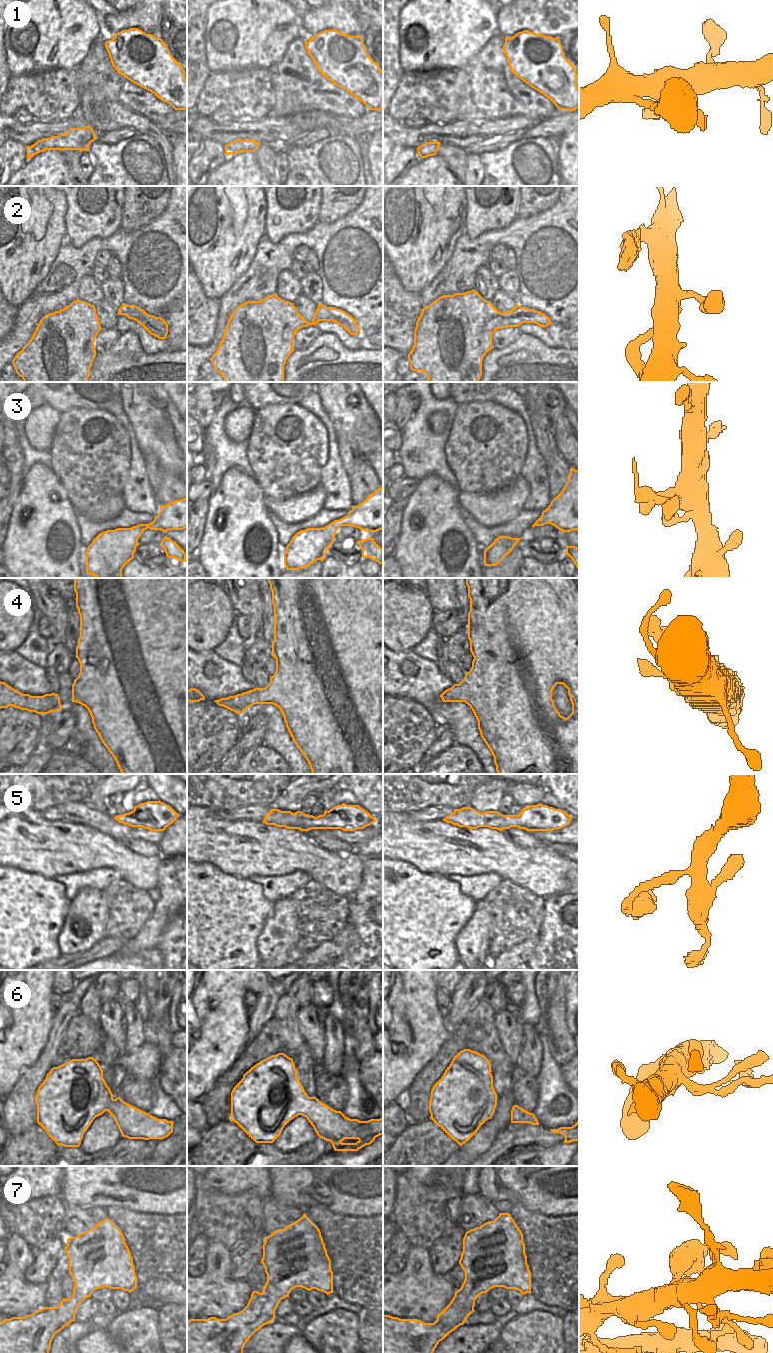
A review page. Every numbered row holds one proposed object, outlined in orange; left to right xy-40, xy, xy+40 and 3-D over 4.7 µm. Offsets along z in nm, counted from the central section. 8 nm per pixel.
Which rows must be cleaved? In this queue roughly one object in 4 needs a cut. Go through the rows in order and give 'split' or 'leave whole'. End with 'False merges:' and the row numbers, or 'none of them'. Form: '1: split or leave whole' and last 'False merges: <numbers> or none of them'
1: leave whole
2: leave whole
3: leave whole
4: leave whole
5: leave whole
6: split
7: leave whole
False merges: 6

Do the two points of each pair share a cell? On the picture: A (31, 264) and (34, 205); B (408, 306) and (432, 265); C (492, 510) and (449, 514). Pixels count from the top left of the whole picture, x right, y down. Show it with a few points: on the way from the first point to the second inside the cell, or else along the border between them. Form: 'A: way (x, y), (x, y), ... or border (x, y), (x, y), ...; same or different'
A: way (31, 249), (34, 220); same
B: border (398, 277), (401, 284), (407, 290), (419, 293); different
C: border (459, 491), (458, 503), (461, 506); different

